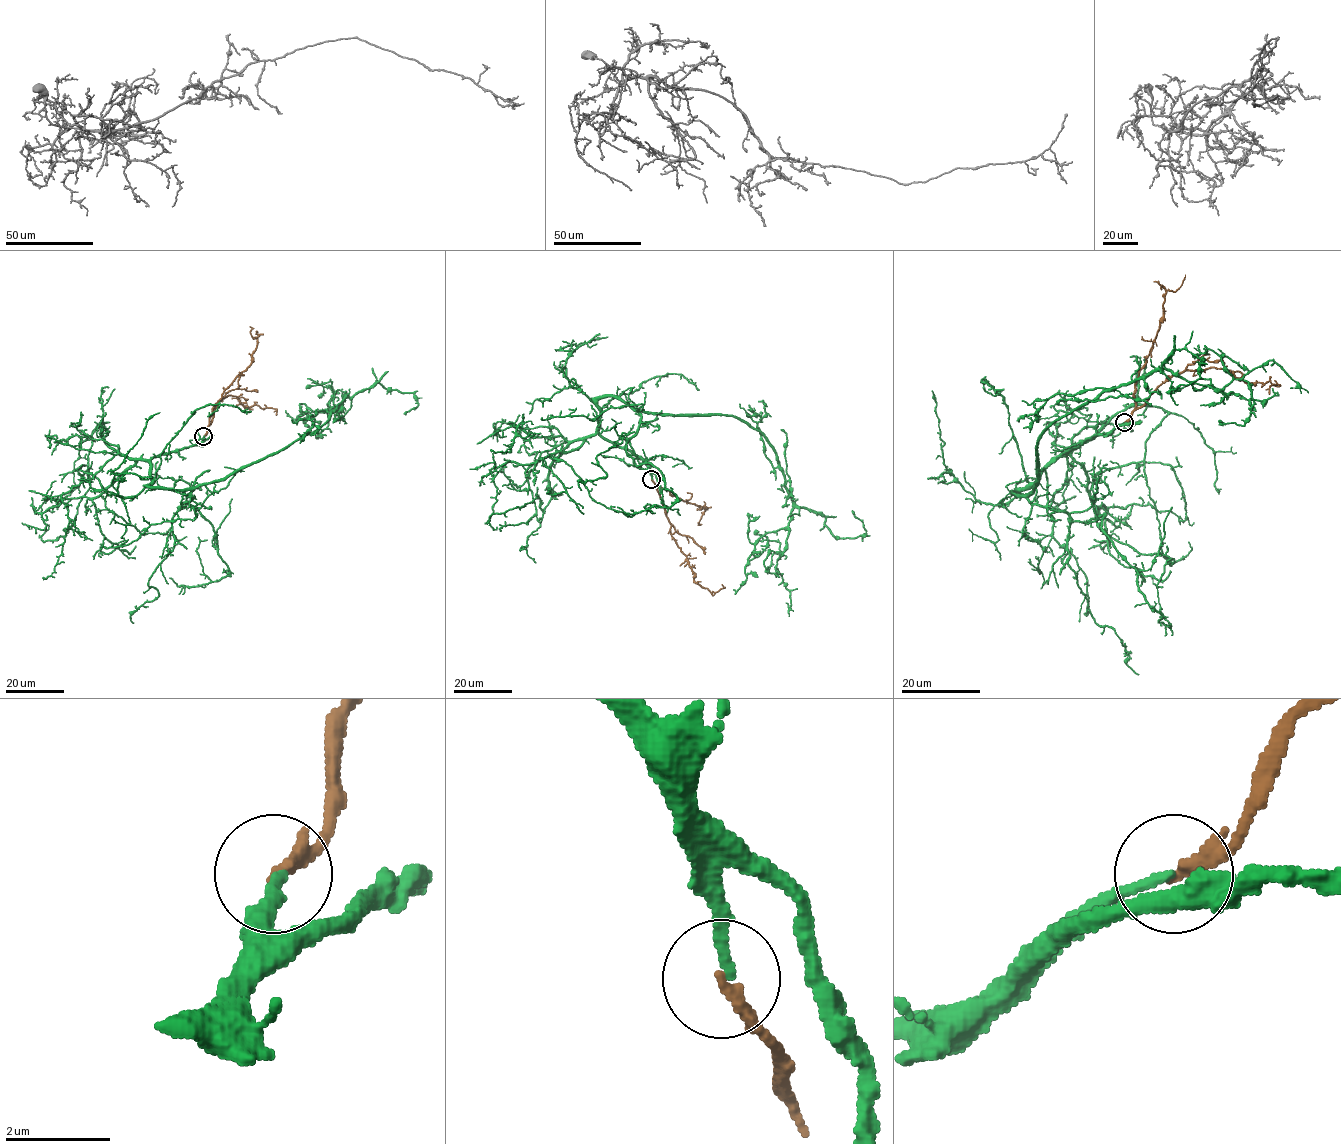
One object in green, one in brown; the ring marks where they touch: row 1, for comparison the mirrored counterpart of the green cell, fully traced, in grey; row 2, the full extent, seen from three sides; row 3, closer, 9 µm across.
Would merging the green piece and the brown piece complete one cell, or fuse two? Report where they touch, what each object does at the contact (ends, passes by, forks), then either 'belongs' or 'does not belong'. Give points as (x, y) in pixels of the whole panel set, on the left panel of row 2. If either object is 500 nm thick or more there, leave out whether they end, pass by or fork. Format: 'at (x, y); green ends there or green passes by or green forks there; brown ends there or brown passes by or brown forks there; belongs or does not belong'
at (203, 436); green ends there; brown ends there; belongs

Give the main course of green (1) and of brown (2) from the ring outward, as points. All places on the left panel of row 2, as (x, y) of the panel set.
1: (204, 436), (151, 459), (149, 485), (224, 480), (344, 396), (326, 435)
2: (204, 436), (219, 400), (228, 395), (237, 397), (244, 407), (257, 405), (274, 408), (276, 415)

